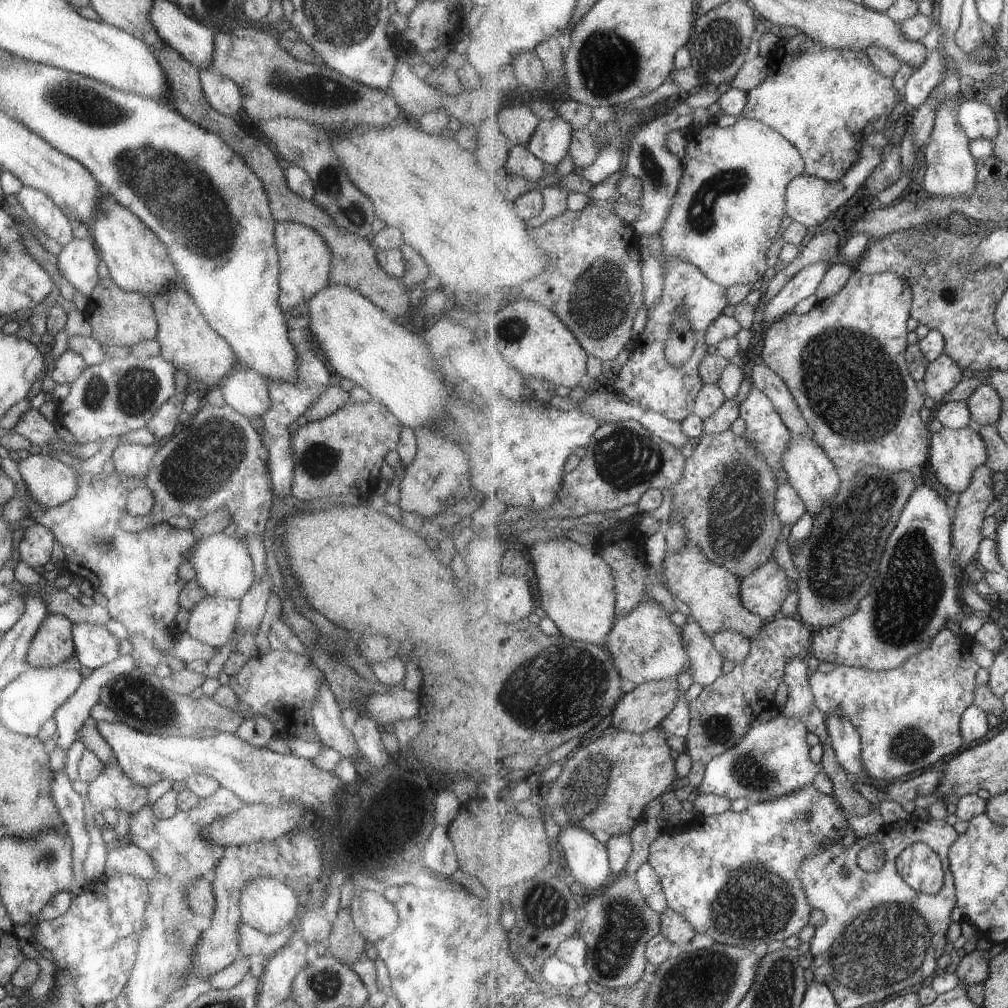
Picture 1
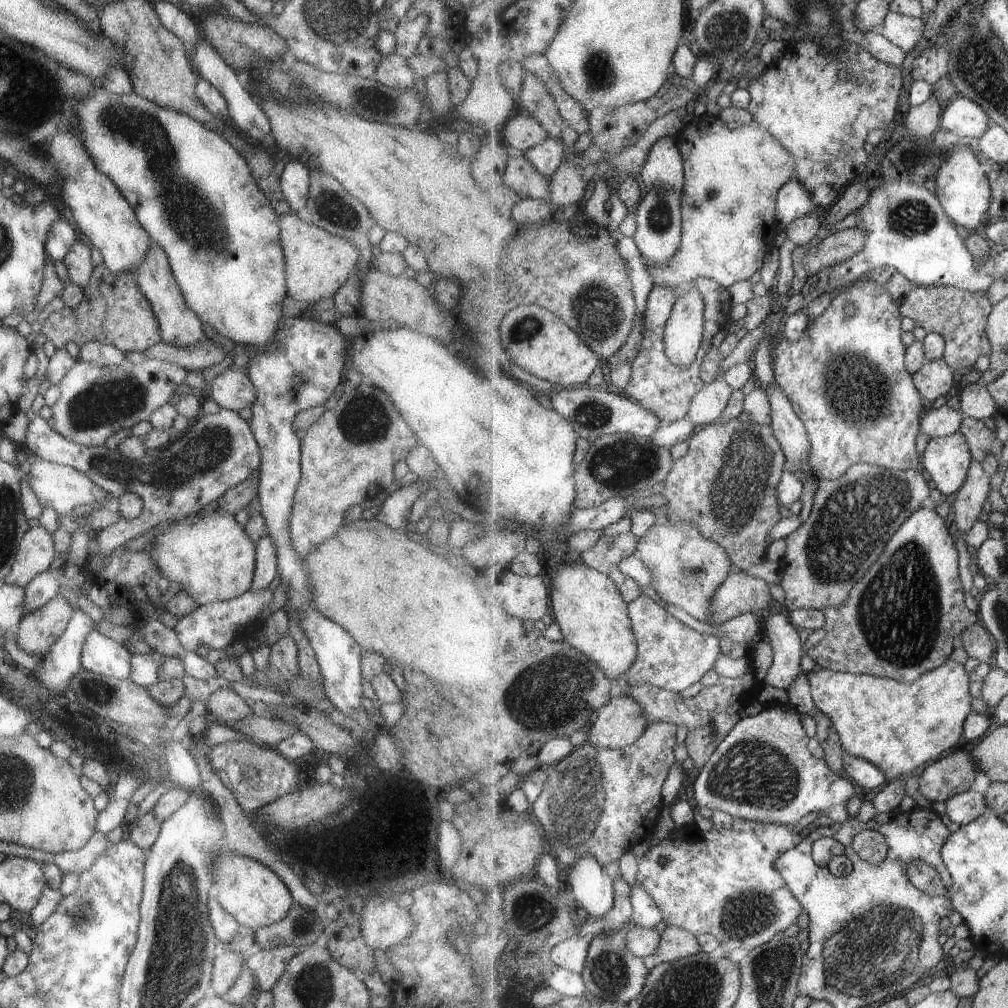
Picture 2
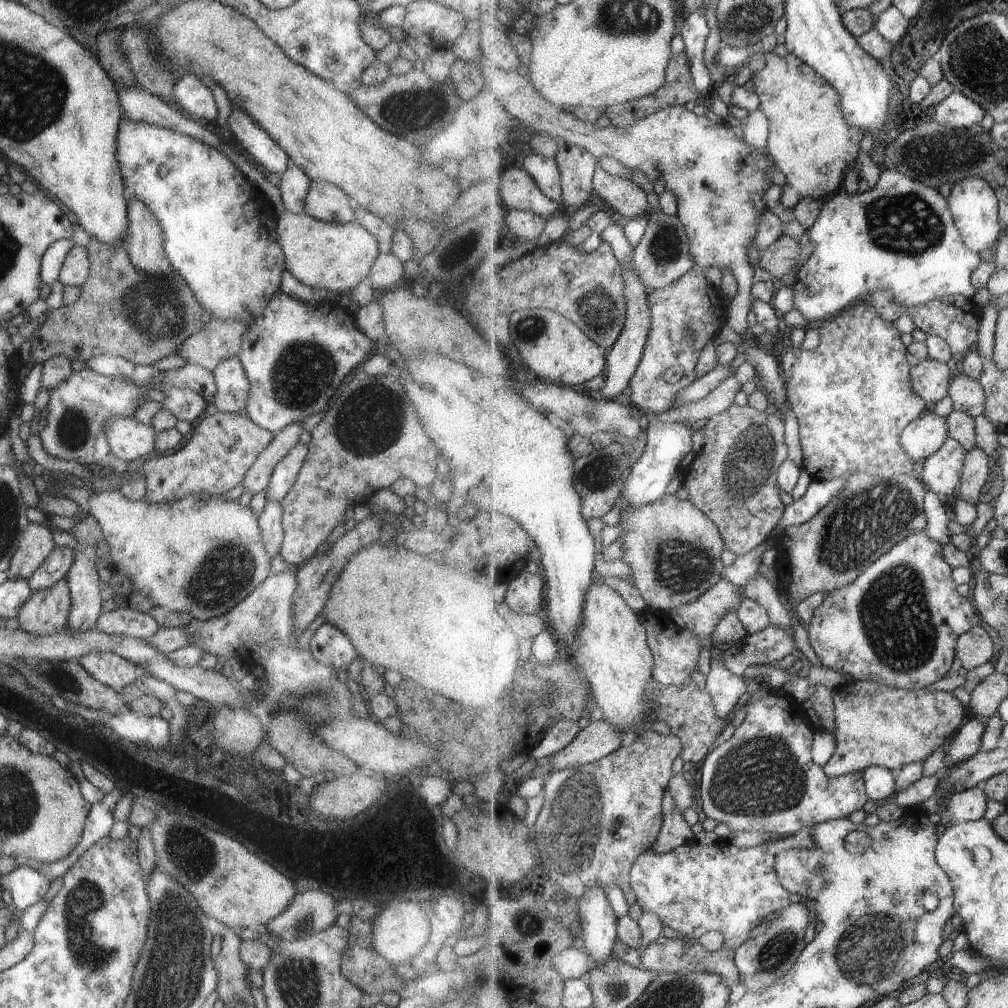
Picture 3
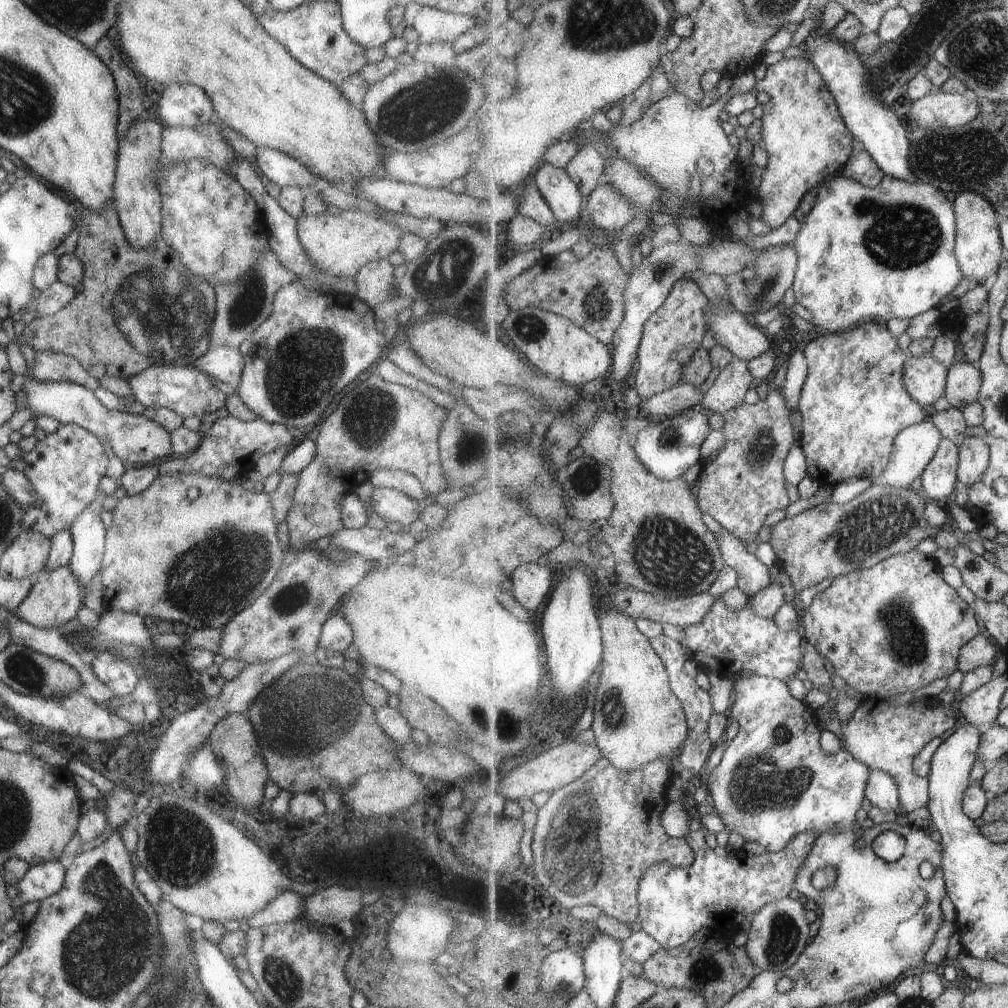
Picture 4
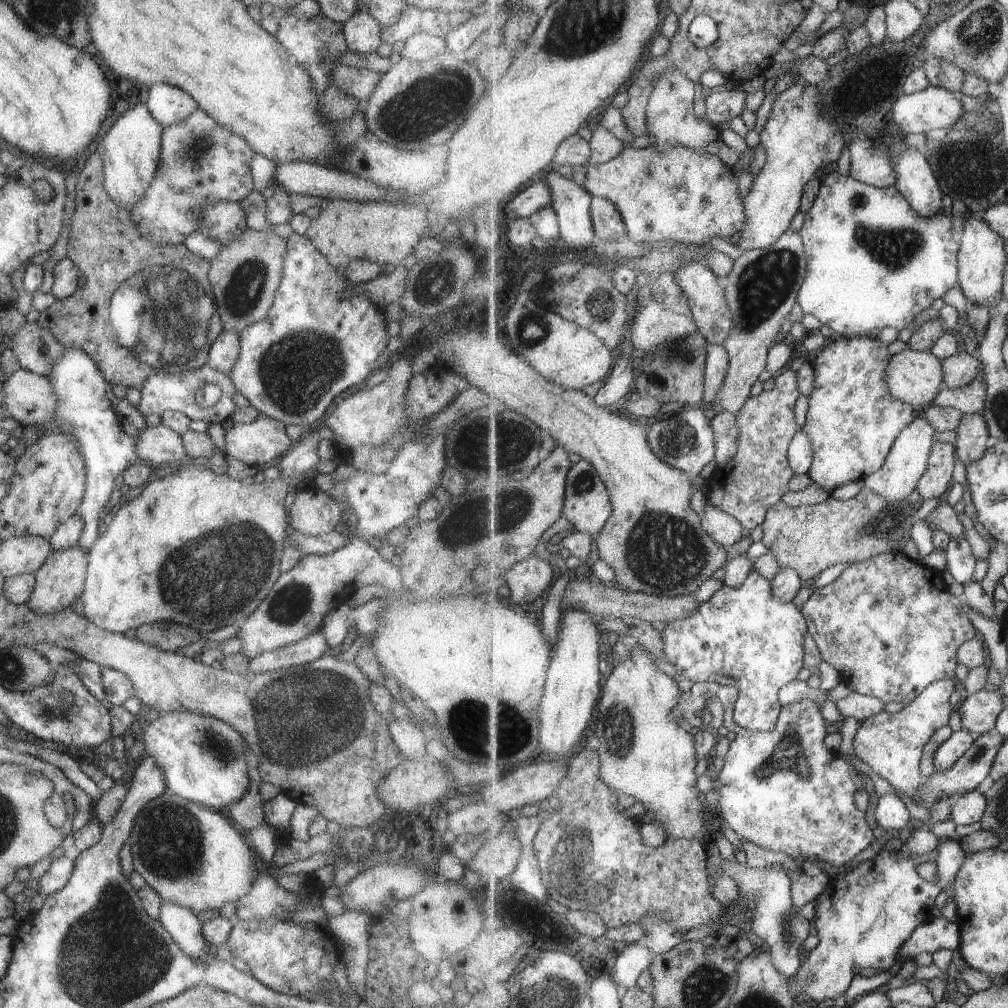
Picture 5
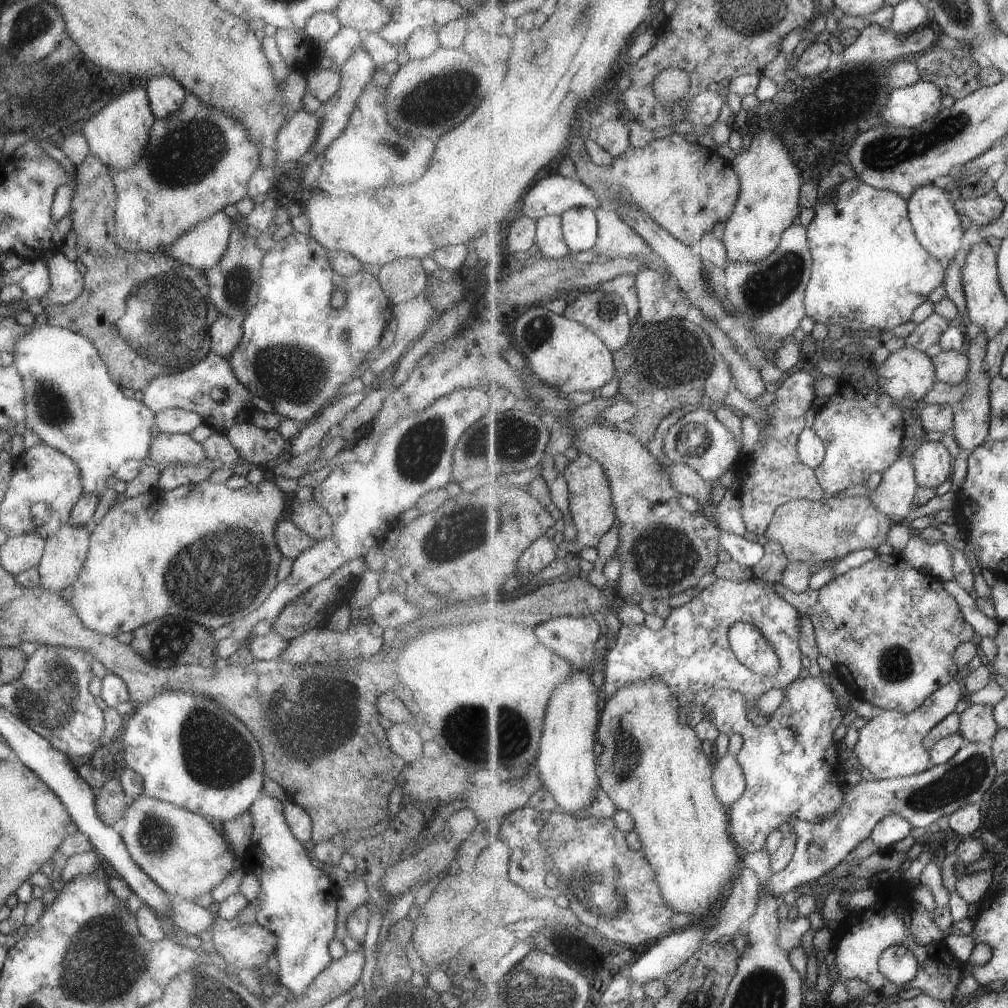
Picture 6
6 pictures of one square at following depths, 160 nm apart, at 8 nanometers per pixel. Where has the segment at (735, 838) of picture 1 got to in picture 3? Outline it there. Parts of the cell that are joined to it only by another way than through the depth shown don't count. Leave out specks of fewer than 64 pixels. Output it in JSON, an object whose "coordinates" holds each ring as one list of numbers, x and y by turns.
{"coordinates":[[807,827,784,839,772,843,761,843,754,847,739,847,729,842,719,841,713,845,701,845,695,839,677,847,668,853,645,851,631,871,631,884,636,892,636,900,643,911,655,913,663,921,664,926,676,930,685,938,701,938,709,931,724,934,728,947,734,951,751,939,751,932,767,922,767,916,778,910,786,909,792,902,791,893,781,884,776,871,776,858,780,852,789,849,807,849,815,846,812,828]]}

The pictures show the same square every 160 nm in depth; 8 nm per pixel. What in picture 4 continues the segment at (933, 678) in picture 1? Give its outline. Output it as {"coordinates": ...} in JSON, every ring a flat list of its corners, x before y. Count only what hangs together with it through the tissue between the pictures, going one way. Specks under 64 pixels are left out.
{"coordinates":[[867,696,860,701,856,713,841,724,841,732,844,737,844,748,853,753,857,760,866,764,870,769,879,769,888,772,899,785,899,806,903,813,917,810,917,808,926,807,931,800,930,780,928,777,919,777,914,770,916,756,938,736,943,736,947,730,957,729,960,726,960,712,950,706,939,704,927,704,924,706,916,702,909,701,904,705,892,704,890,698,883,700]]}

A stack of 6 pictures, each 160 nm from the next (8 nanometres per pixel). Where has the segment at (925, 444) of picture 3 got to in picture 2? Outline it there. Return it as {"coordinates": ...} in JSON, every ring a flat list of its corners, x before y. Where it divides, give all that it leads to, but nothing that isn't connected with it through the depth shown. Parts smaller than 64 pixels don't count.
{"coordinates":[[944,404,923,414,920,430,928,435,928,440,946,437,959,432,964,418,961,410]]}

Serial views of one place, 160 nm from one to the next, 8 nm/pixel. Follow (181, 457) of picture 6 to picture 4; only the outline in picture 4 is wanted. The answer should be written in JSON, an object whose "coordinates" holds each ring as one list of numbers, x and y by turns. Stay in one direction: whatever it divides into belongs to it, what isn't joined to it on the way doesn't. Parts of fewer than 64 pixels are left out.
{"coordinates":[[27,377,21,390,25,391,25,405,17,408,27,407,33,417,45,415,61,424,73,423,83,427,99,440,107,442,111,452,125,467,156,464,171,456,169,433,160,424,142,415,107,409,93,395,93,391,84,386,67,381,38,381]]}

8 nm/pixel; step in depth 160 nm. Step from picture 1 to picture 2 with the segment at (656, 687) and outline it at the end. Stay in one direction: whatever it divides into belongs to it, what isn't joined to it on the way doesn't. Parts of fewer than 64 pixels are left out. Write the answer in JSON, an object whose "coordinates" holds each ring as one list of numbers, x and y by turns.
{"coordinates":[[623,694,621,697,613,697,609,704,601,708,594,722,587,728,587,739,584,743,605,748,623,748,637,742,645,734,650,724,638,700,635,700,630,694]]}

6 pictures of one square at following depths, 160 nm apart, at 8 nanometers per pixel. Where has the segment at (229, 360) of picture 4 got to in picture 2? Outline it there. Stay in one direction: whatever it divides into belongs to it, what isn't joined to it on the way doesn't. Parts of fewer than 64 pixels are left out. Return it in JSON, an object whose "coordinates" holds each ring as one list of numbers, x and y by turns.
{"coordinates":[[236,366,227,367,209,383,207,396,214,400,220,409,237,411,251,406,256,392,245,371]]}

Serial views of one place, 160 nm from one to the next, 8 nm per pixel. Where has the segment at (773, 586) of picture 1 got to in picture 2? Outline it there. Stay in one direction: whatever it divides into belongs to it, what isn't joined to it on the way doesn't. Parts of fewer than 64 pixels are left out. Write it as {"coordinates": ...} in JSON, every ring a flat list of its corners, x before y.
{"coordinates":[[739,571,731,573,719,587,712,600,712,616,707,623,721,624,747,613,762,615,763,611,773,612,778,608,765,580]]}

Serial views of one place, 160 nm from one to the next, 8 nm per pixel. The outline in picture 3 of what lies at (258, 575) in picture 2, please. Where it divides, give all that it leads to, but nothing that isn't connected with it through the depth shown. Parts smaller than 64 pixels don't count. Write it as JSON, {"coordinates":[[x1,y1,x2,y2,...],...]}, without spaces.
{"coordinates":[[266,501,262,513,257,517,260,539,268,560,278,553,282,541,280,518,281,507,277,501]]}

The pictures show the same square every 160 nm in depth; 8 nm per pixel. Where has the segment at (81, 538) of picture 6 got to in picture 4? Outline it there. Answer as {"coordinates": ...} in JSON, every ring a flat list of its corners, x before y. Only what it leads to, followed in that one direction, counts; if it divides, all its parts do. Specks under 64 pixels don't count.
{"coordinates":[[69,565,38,571,27,596,14,608,14,614,22,621,38,629,55,629,75,618,79,606,83,604,85,592,77,582]]}

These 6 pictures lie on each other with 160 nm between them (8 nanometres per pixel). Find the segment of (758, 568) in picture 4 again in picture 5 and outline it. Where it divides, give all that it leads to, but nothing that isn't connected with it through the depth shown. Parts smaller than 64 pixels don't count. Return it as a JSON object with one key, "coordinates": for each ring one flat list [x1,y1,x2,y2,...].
{"coordinates":[[708,498,706,500,705,512,702,515,702,527,718,545,728,550,730,546,735,546,743,538,745,527,733,515,723,512,717,506,714,507]]}

